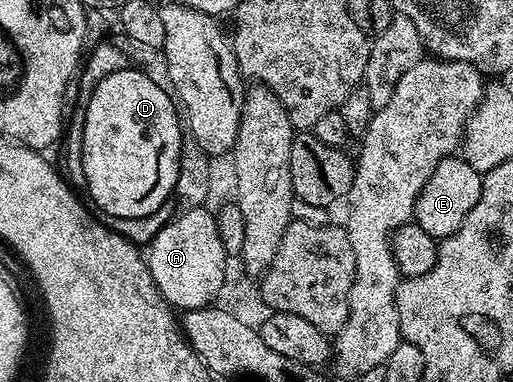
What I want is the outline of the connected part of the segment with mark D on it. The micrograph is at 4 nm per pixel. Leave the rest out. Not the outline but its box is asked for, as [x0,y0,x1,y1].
[83,65,184,218]

